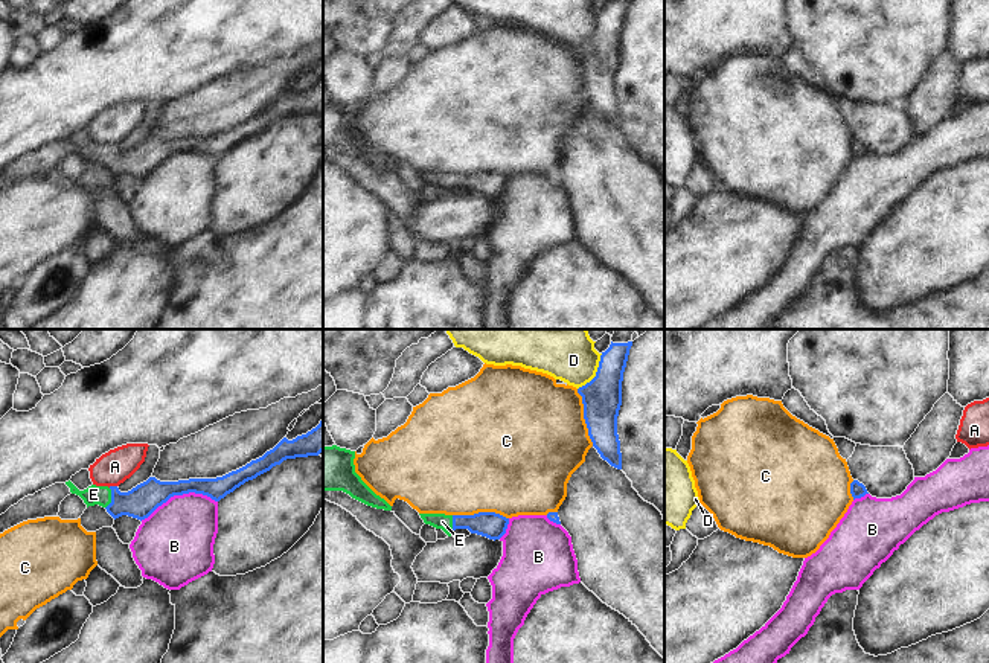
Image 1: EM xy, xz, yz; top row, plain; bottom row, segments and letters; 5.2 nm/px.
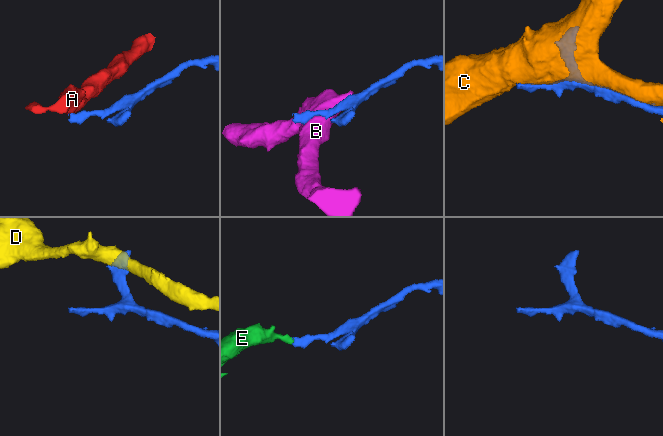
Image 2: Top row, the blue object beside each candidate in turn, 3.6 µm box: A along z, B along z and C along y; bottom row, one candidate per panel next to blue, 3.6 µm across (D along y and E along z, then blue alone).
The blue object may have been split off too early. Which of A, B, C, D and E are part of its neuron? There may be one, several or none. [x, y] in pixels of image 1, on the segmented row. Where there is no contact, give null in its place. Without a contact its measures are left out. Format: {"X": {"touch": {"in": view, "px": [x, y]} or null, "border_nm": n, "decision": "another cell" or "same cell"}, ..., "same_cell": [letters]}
{"A": {"touch": {"in": "xy", "px": [112, 486]}, "border_nm": 50, "decision": "another cell"}, "B": {"touch": {"in": "xy", "px": [179, 494]}, "border_nm": 420, "decision": "another cell"}, "C": {"touch": {"in": "xz", "px": [584, 418]}, "border_nm": 320, "decision": "another cell"}, "D": {"touch": {"in": "xz", "px": [596, 374]}, "border_nm": 240, "decision": "another cell"}, "E": {"touch": {"in": "xy", "px": [112, 499]}, "border_nm": 110, "decision": "same cell"}, "same_cell": ["E"]}

